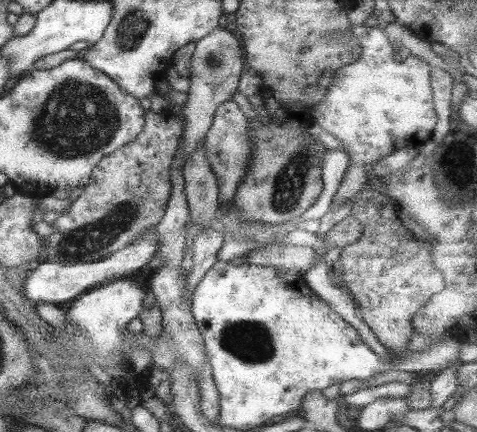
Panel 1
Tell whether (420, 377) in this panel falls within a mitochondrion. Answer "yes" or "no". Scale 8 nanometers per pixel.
no

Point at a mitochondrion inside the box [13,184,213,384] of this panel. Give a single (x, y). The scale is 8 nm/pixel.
(89, 239)

